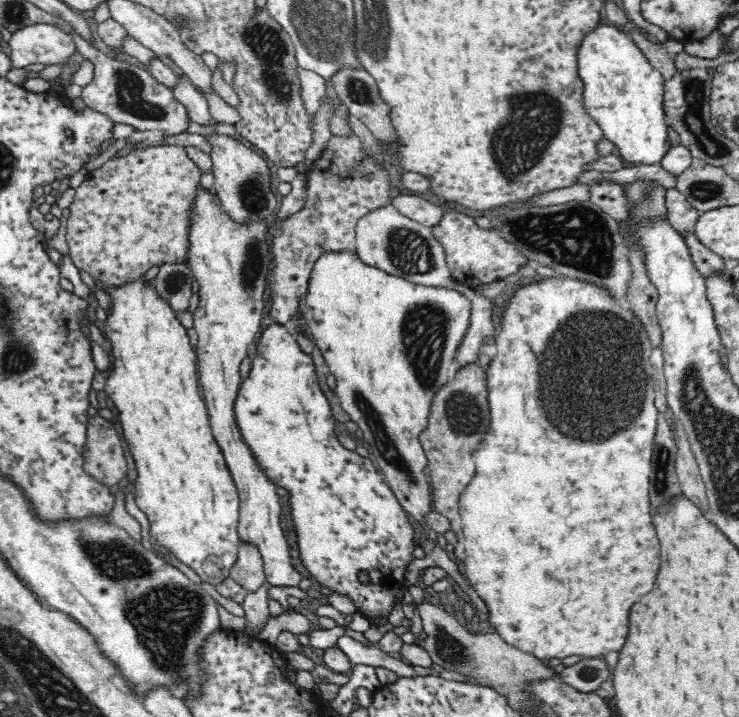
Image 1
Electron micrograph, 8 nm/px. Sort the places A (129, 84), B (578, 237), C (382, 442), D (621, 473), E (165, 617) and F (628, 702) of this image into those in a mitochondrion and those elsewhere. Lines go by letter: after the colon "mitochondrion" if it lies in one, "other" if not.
A: mitochondrion
B: mitochondrion
C: mitochondrion
D: other
E: mitochondrion
F: other

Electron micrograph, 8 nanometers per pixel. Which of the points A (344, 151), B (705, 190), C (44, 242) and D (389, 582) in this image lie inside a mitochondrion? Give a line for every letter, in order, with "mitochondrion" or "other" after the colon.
A: other
B: mitochondrion
C: other
D: other

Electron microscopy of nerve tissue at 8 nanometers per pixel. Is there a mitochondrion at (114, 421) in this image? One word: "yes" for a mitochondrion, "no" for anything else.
no

